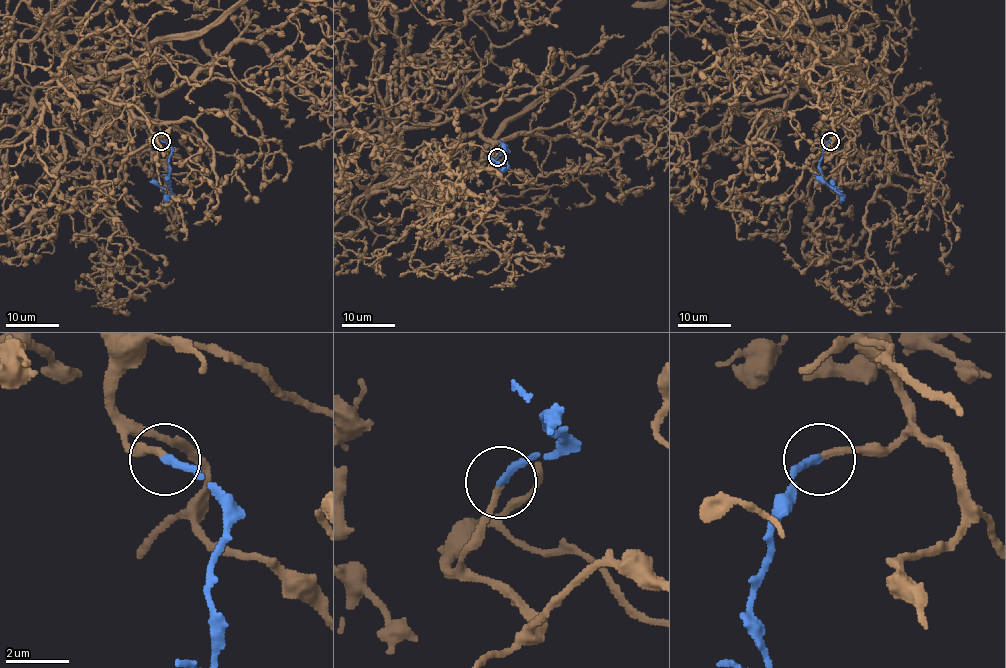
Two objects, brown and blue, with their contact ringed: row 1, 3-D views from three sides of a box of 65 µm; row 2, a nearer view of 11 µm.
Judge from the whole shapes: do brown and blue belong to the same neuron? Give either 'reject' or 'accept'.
accept

